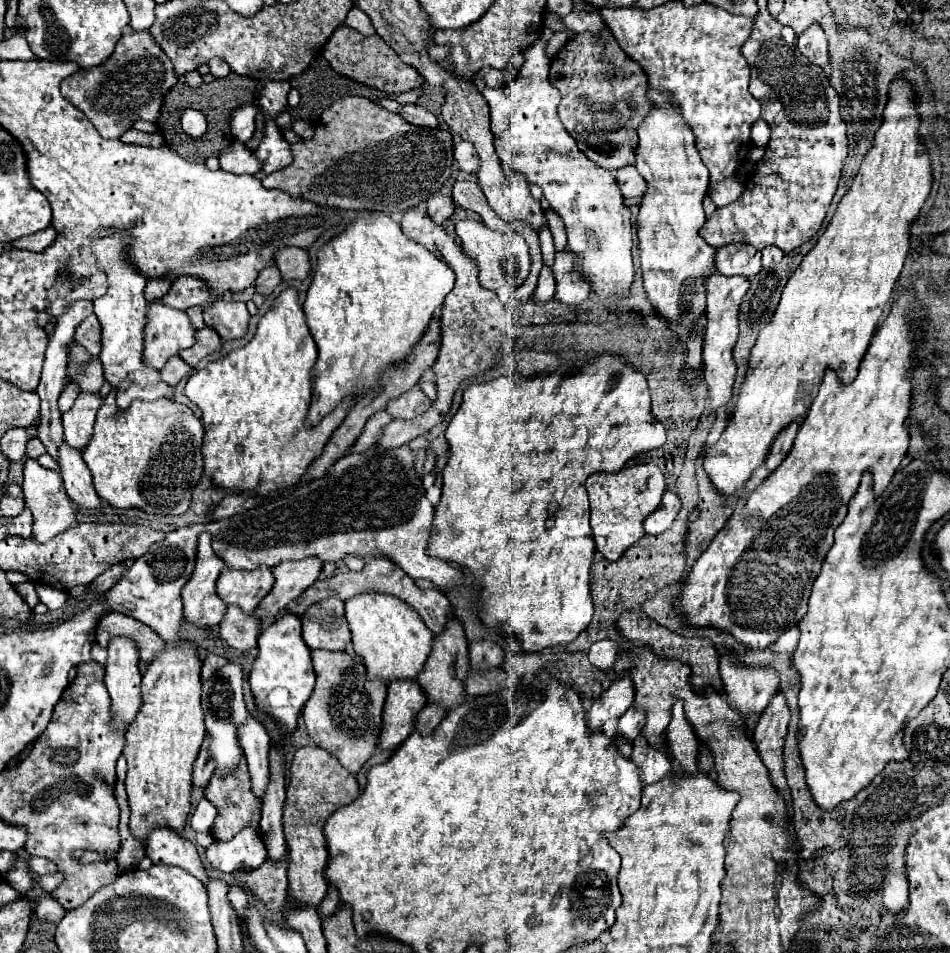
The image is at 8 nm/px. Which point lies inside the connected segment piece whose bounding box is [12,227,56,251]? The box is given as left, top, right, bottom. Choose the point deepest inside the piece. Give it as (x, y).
(37, 242)

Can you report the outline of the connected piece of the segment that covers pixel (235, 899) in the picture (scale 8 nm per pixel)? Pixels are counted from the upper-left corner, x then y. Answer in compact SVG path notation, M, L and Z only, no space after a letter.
M232 885L230 891L228 891L228 901L232 901L232 909L236 909L236 915L240 919L240 923L244 921L244 909L248 905L248 895L242 887L238 885Z

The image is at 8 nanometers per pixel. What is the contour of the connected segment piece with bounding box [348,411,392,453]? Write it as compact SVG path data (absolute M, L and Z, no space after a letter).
M386 411L374 413L374 417L368 419L364 431L360 433L360 437L356 439L356 443L352 445L352 449L350 449L348 453L362 453L362 451L366 451L368 447L372 447L372 445L378 441L380 433L384 433L384 427L386 427L390 421L392 421L392 417L390 417Z

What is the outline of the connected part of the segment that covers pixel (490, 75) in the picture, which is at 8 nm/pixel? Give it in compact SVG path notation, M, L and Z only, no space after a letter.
M490 69L488 73L486 73L486 85L488 87L500 87L500 85L504 85L510 77L514 77L516 75L516 69L502 69L502 71L498 71L498 69Z

